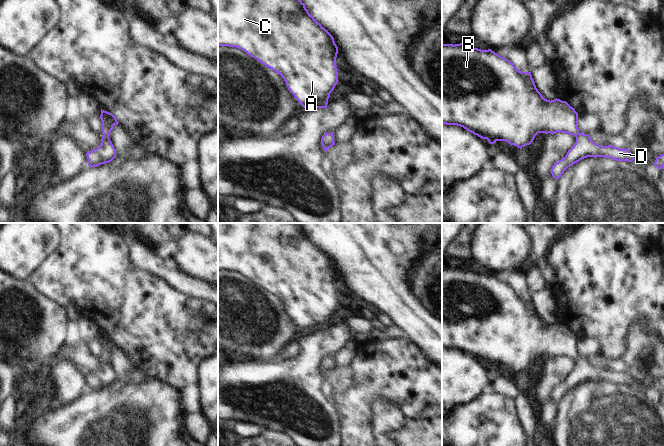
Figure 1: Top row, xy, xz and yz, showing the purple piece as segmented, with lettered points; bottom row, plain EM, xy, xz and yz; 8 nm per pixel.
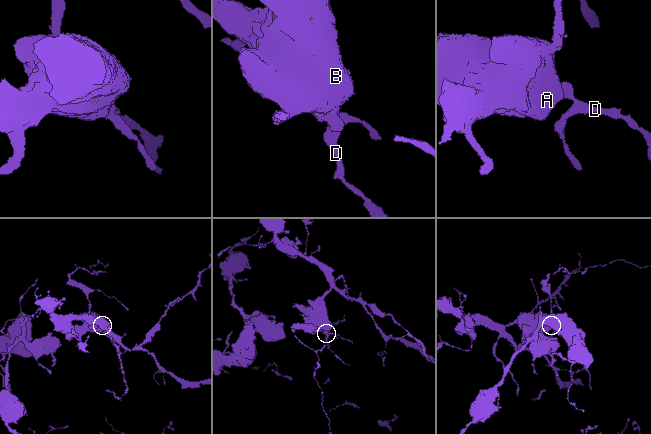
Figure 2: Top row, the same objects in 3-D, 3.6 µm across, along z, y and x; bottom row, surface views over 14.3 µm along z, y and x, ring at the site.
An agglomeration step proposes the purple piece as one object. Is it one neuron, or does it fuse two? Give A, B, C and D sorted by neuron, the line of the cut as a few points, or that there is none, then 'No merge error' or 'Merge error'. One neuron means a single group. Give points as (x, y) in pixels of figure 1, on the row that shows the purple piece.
Groups: A B C D. No split. No merge error.

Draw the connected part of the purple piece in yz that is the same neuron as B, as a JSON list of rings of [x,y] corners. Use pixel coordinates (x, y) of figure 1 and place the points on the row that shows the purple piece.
[[[464,42],[442,44],[442,123],[463,127],[490,144],[506,141],[520,149],[530,145],[538,133],[573,135],[576,137],[573,147],[552,166],[550,173],[557,180],[568,167],[587,157],[634,160],[630,150],[600,146],[588,134],[580,133],[575,109],[566,101],[545,99],[536,88],[531,72],[519,71],[512,62],[491,49],[473,48]]]

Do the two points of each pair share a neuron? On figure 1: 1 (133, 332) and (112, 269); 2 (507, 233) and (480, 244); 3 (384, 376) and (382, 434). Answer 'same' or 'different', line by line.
1: same
2: same
3: different

